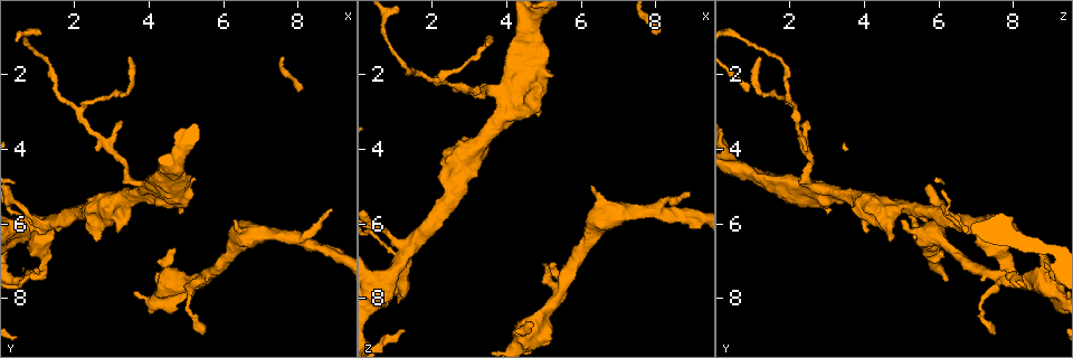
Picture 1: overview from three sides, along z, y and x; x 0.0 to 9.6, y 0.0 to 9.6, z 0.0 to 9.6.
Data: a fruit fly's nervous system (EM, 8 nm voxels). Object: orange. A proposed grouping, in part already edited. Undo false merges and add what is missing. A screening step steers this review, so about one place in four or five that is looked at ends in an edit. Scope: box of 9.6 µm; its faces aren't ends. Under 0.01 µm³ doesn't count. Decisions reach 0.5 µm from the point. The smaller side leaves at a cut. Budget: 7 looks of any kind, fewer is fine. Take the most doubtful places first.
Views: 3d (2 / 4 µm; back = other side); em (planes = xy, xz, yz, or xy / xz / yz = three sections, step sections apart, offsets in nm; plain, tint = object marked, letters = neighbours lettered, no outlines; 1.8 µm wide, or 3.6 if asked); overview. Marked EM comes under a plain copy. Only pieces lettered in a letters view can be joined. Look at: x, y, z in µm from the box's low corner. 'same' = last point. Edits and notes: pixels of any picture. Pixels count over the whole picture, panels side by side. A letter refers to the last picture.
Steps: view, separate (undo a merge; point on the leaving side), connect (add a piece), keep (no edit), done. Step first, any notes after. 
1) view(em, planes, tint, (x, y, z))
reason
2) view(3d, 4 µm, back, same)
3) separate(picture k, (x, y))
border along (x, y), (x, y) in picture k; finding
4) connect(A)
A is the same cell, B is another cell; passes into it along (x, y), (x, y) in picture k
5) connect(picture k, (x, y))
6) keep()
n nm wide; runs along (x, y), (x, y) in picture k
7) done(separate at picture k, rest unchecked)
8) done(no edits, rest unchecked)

view(em, planes, letters, (3.95, 5.10, 2.85))
small branch off a trunk

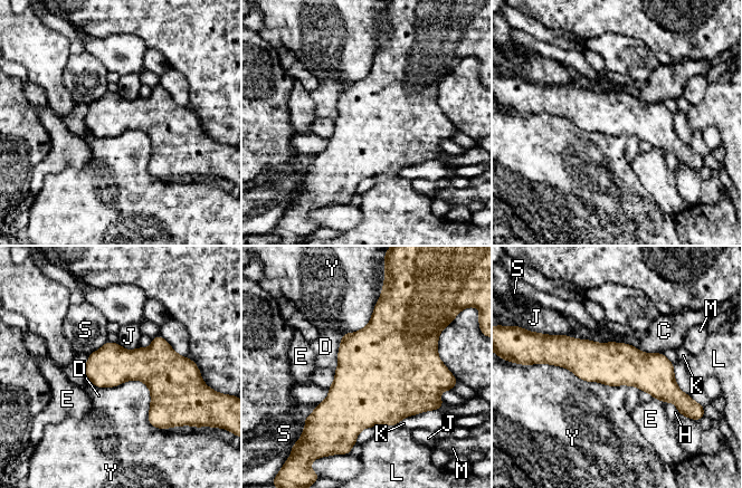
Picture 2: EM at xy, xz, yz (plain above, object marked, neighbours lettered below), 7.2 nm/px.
keep()
C, D, E, H, J, K, L, M, S and Y are other cells; runs along (551, 359), (626, 364), (679, 394) in picture 2; all the same neuron

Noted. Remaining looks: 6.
view(em, 3.6 µm, xy, step 8, letters, (1.30, 5.95, 6.70))
sharp bend

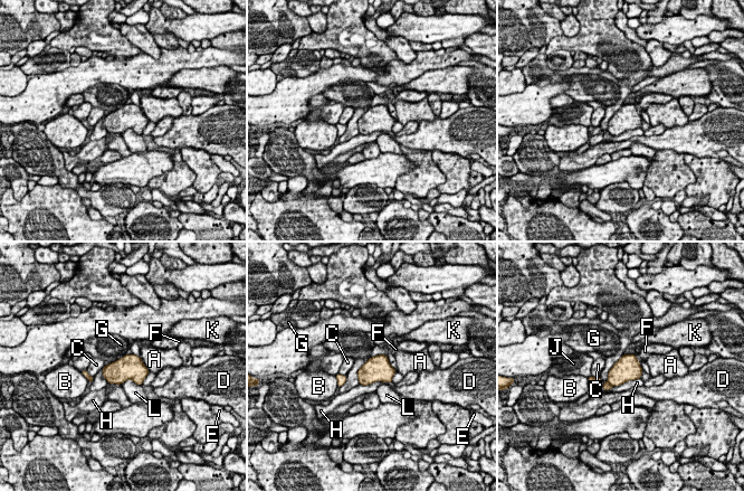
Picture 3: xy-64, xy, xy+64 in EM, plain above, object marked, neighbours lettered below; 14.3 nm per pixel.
separate(picture 3, (607, 386))
A, B, C, D, E, F, G, H, J, K and L are other cells; border along (608, 381), (611, 386) in picture 3; two neurons meet here

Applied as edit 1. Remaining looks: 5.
view(em, xy, step 4, letters, (0.70, 7.40, 8.05))
calibre changes

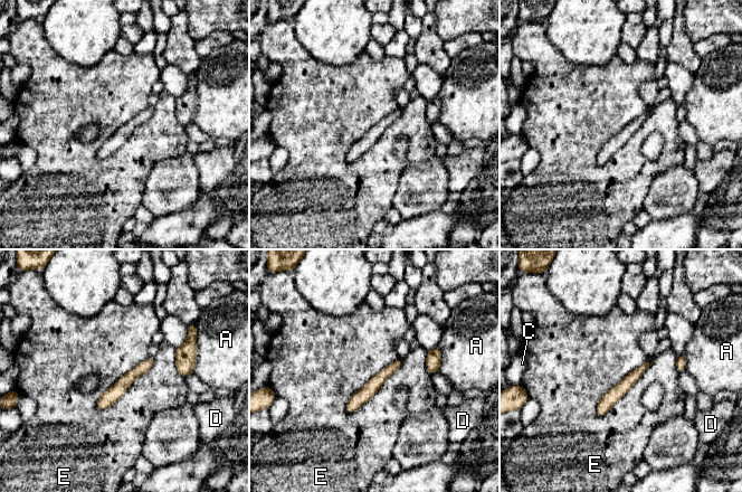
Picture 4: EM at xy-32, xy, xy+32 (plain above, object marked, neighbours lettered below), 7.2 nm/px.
keep()
A, C, D and E are other cells; runs along (399, 361), (350, 409) in picture 4; continuous, no second neuron

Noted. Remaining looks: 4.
done(separate at picture 3, rest unchecked)

